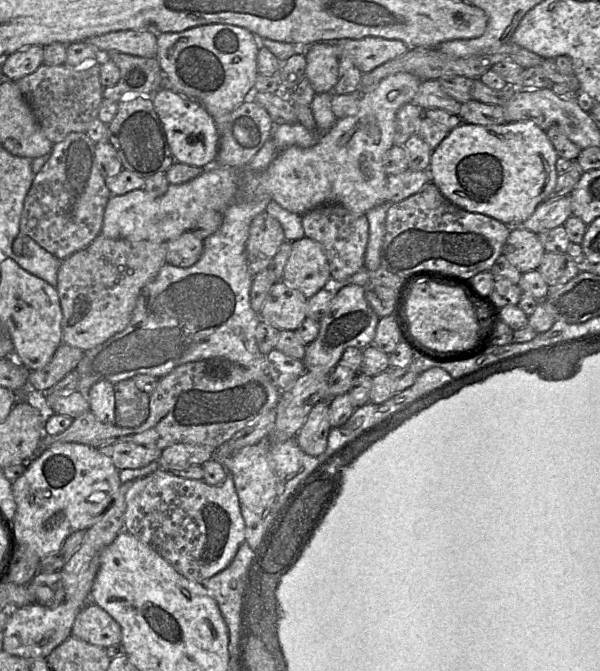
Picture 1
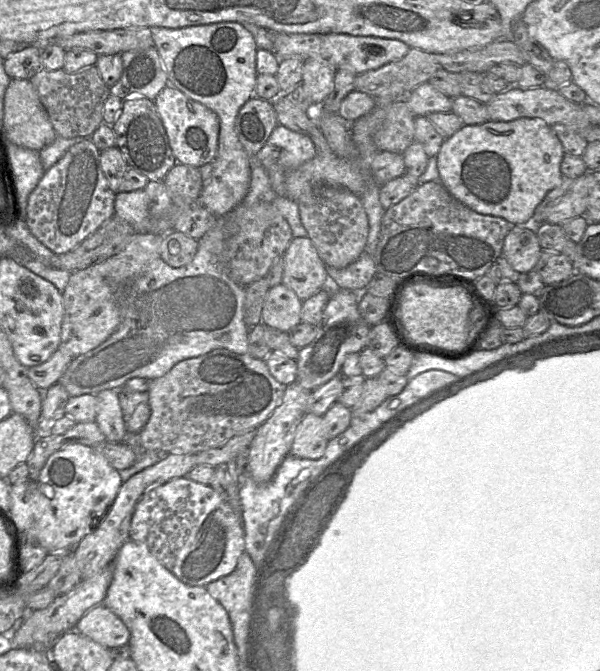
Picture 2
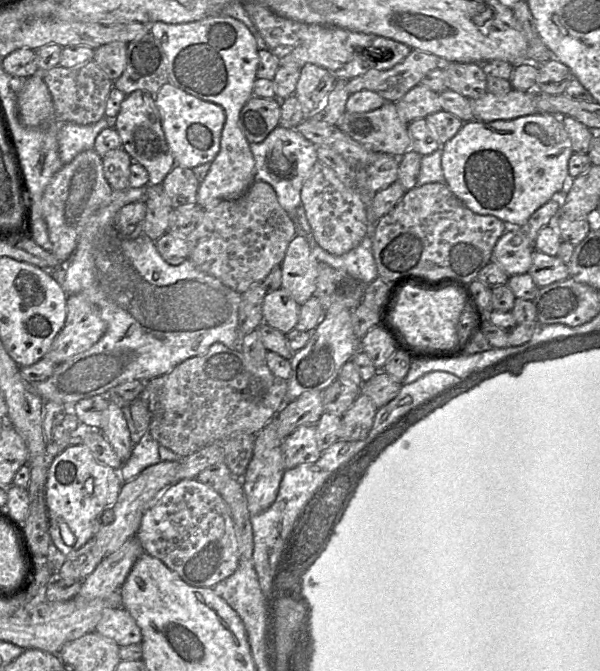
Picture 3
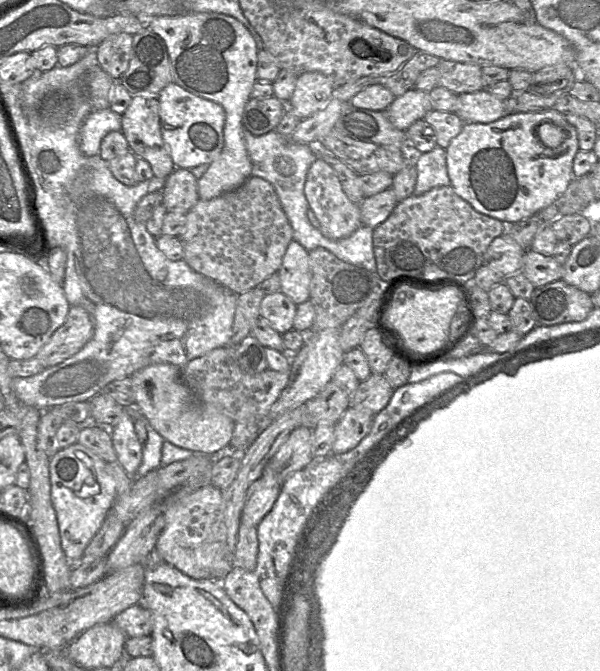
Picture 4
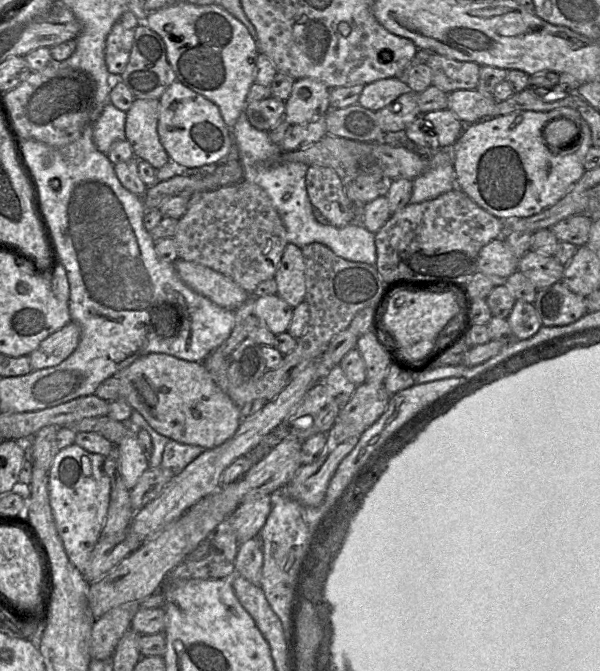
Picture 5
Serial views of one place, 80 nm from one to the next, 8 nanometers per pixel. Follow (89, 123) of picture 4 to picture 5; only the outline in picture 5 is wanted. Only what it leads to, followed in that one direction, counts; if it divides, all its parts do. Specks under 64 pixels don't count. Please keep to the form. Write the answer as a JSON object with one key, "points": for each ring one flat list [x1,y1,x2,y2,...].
{"points":[[111,103,104,106,93,124,93,141,100,152,107,155,115,141,126,139,125,121,126,112,119,110]]}

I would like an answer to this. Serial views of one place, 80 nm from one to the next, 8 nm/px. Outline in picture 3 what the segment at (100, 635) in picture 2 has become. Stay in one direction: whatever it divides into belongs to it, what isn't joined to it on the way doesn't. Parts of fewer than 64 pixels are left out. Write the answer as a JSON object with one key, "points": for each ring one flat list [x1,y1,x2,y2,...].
{"points":[[123,607,104,611,95,631,119,646,141,643,142,633,131,614]]}

